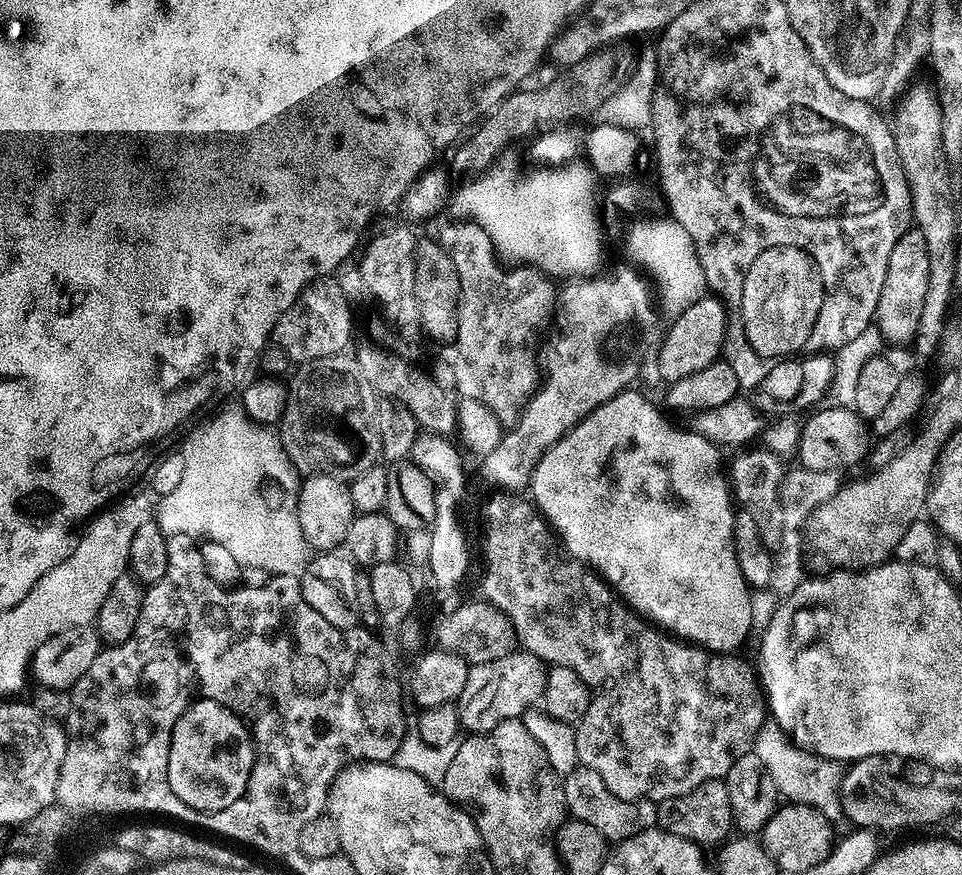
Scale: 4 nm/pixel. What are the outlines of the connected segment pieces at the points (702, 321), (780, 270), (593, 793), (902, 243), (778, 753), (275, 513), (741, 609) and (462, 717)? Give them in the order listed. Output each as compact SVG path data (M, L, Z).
M706 294L698 302L694 302L694 306L689 306L686 310L682 310L682 314L678 314L672 321L672 325L667 325L663 340L660 341L660 350L654 357L654 365L656 364L656 372L664 379L665 385L678 382L678 378L686 378L690 374L694 374L698 370L706 370L706 366L710 366L715 360L721 359L724 351L724 333L728 330L729 315L723 303L712 297L712 294Z
M771 247L768 250L764 250L762 254L758 254L753 265L746 268L743 271L742 276L744 276L744 278L742 280L742 288L740 293L738 293L738 299L742 306L744 337L750 344L751 348L753 348L760 357L767 360L787 359L788 357L797 355L800 351L803 351L806 342L809 340L810 330L814 328L820 318L822 298L824 297L824 295L820 293L819 289L821 286L820 279L817 278L816 270L807 254L804 251L798 250L797 247Z
M583 766L576 767L569 776L563 777L564 807L567 815L573 820L586 822L586 826L594 826L605 841L619 842L629 840L634 834L642 834L646 830L657 827L656 804L651 800L627 800L618 798L606 787L606 782L595 770Z
M912 226L902 233L898 242L894 242L894 250L890 250L890 262L886 262L886 282L882 282L882 294L876 307L875 327L880 329L889 345L915 341L928 279L930 254L926 250L926 238L922 238L919 228Z
M767 727L758 730L754 751L758 758L762 758L762 766L770 770L770 778L774 778L777 793L785 801L818 809L828 820L843 821L844 811L840 806L839 791L841 765L830 760L819 759L813 753L807 752L805 748L796 747L786 732L768 731Z
M217 411L213 417L214 424L195 429L183 441L185 470L182 473L182 482L170 494L159 497L160 529L168 536L173 536L183 532L192 534L197 528L198 531L205 532L203 535L207 539L226 546L226 550L234 554L241 566L249 564L258 566L258 570L266 574L299 578L306 570L314 552L302 534L302 526L298 526L298 473L284 455L275 431L252 424L241 411L230 411Z
M636 390L622 391L595 408L585 420L579 420L561 440L554 442L554 446L550 446L540 455L540 460L532 465L530 473L531 503L536 505L540 515L548 521L564 551L573 560L587 564L599 573L637 616L693 646L706 648L709 652L735 653L740 650L736 648L743 646L748 631L751 630L752 624L754 625L754 596L748 583L742 578L742 570L738 566L734 543L737 509L734 507L729 477L725 469L724 472L720 469L721 449L697 431L682 432L678 428L671 428L667 418L662 416L642 393L632 391Z
M513 650L506 658L474 664L468 669L468 681L458 701L460 727L465 733L479 734L494 730L498 722L519 720L544 695L546 665L534 654Z

